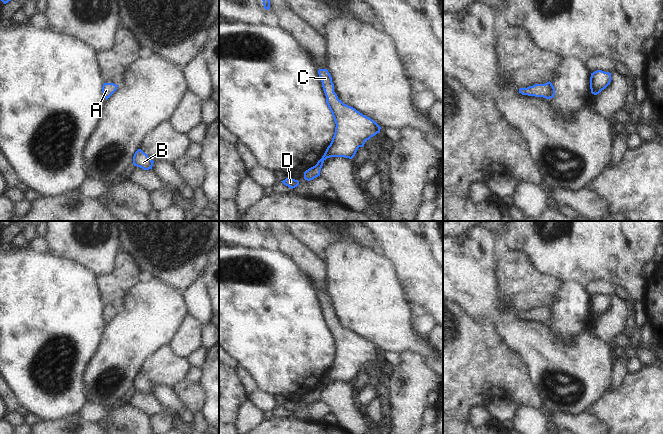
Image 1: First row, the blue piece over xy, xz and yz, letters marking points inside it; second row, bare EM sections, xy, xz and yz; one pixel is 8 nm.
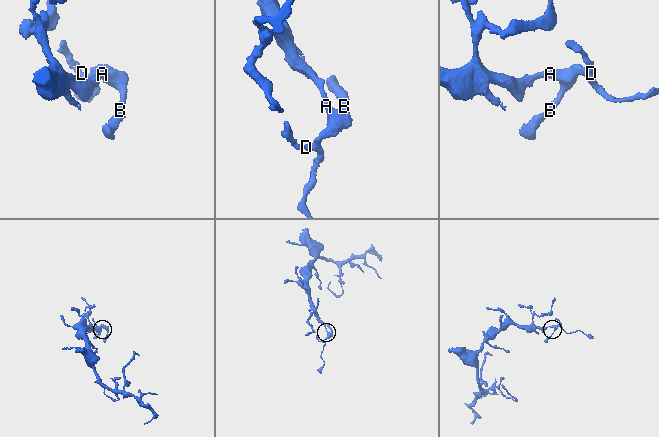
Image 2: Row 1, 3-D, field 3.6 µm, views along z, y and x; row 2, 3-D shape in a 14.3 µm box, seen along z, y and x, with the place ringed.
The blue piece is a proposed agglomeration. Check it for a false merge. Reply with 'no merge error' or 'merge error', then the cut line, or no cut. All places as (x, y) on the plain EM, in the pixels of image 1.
no merge error; cut none

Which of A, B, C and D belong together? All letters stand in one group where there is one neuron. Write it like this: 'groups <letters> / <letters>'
groups A B C D

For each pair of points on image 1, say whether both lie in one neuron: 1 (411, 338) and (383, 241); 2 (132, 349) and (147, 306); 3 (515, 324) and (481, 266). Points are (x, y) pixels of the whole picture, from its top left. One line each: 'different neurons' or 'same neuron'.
1: different neurons
2: same neuron
3: same neuron

